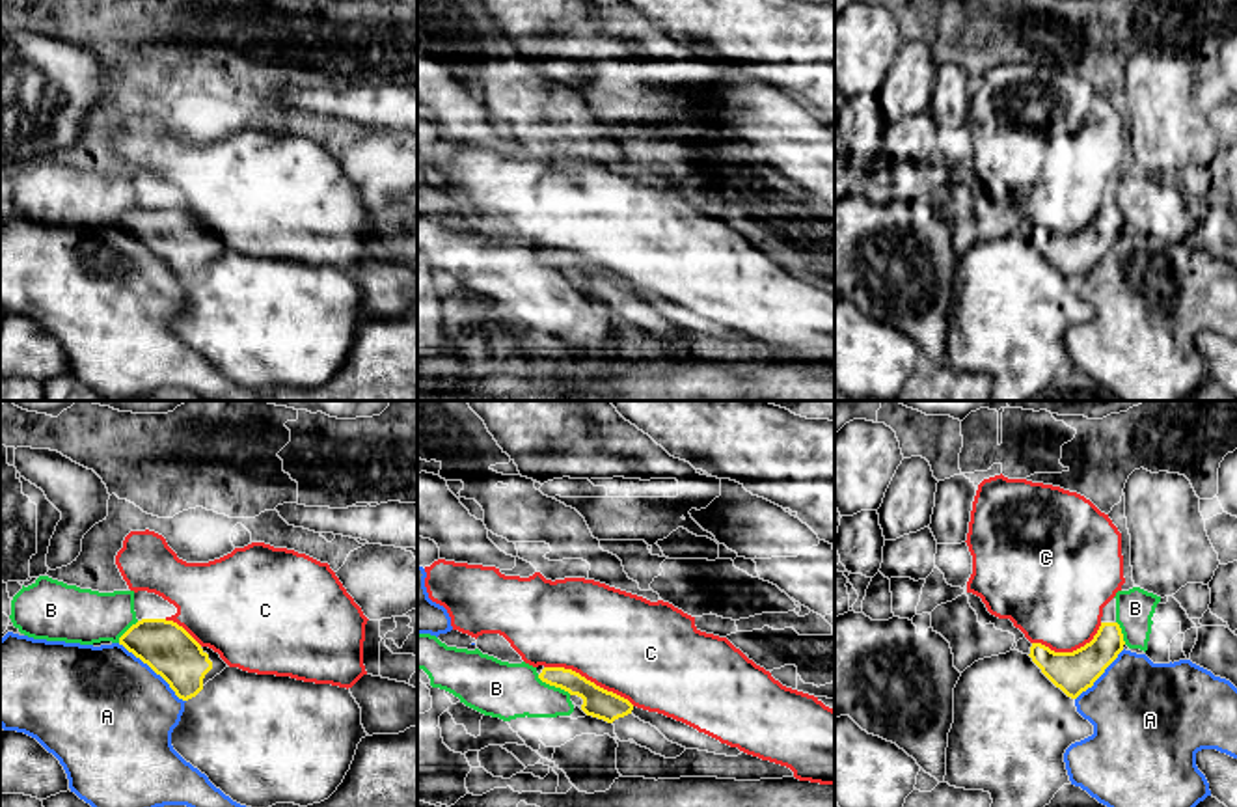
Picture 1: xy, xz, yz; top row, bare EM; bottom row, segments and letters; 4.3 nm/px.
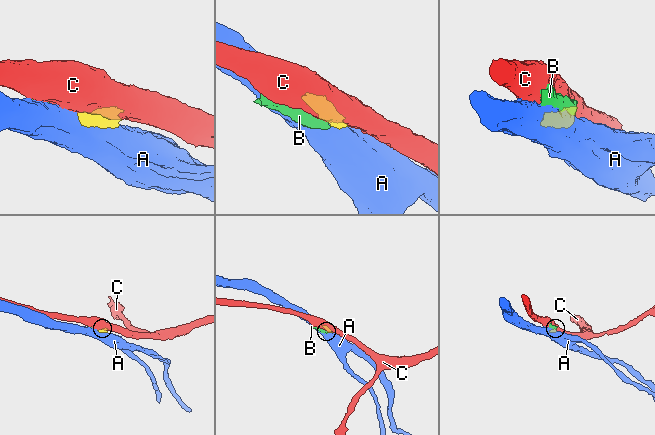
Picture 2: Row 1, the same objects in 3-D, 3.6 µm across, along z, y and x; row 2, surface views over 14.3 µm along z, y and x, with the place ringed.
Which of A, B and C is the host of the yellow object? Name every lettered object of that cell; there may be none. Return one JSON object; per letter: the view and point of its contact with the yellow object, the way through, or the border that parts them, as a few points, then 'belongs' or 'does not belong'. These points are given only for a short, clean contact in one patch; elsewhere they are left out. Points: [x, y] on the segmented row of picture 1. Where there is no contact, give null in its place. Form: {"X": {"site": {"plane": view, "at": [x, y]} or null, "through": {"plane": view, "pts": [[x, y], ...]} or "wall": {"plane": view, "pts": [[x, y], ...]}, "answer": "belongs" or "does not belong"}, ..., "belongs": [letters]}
{"A": {"site": {"plane": "xy", "at": [153, 670]}, "answer": "does not belong"}, "B": {"site": {"plane": "xz", "at": [554, 684]}, "wall": {"plane": "xz", "pts": [[537, 675], [570, 694]]}, "answer": "does not belong"}, "C": {"site": {"plane": "xz", "at": [589, 681]}, "answer": "does not belong"}, "belongs": []}

